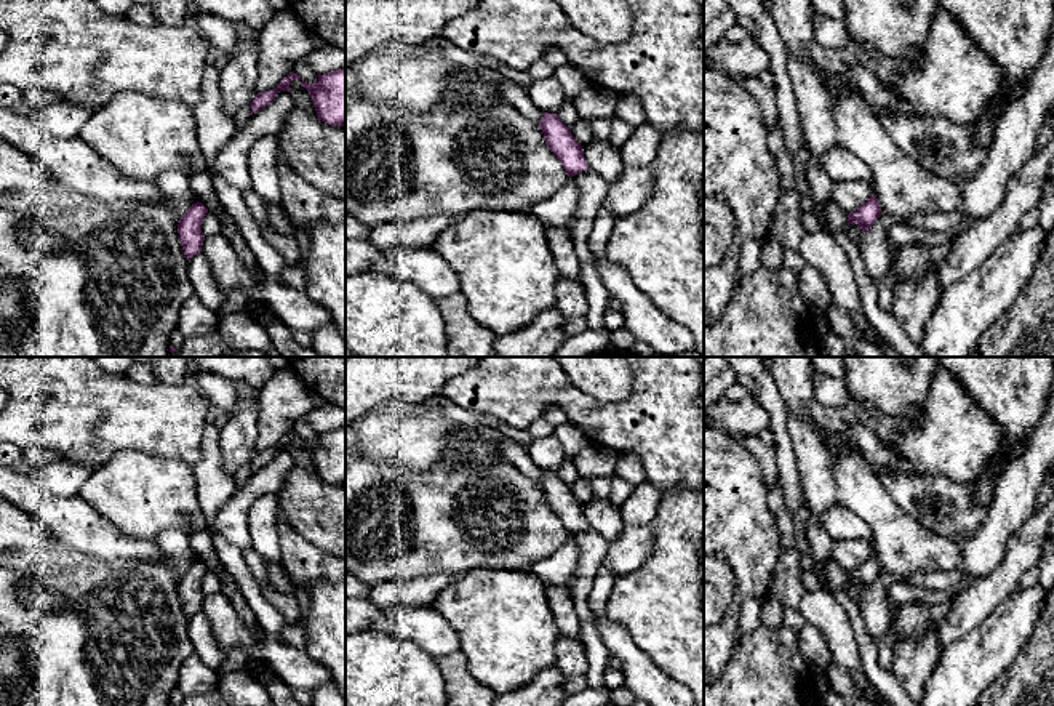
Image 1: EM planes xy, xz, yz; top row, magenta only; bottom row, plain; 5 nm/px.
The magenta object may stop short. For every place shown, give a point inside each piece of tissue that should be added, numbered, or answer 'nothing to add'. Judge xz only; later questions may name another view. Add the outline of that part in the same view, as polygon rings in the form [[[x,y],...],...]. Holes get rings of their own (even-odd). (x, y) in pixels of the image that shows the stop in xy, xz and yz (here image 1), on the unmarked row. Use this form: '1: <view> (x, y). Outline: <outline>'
nothing to add

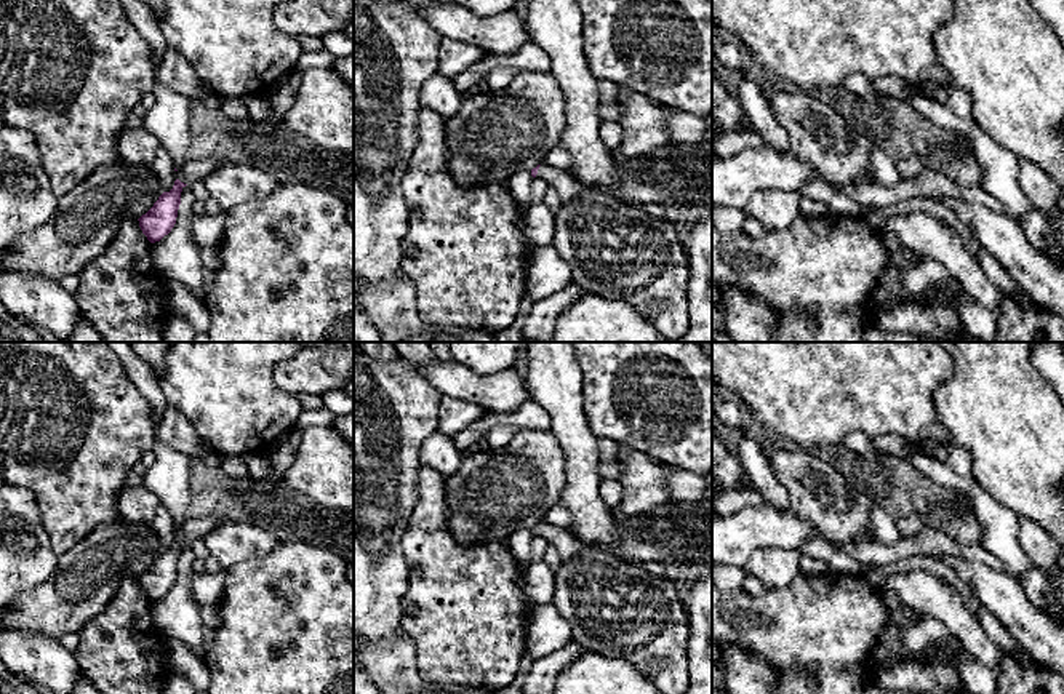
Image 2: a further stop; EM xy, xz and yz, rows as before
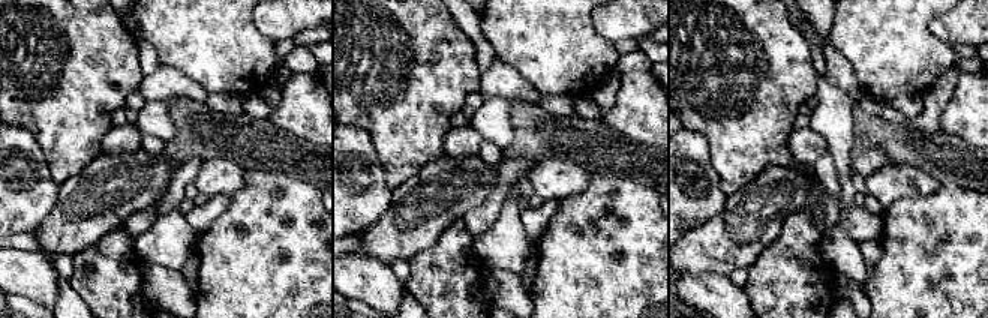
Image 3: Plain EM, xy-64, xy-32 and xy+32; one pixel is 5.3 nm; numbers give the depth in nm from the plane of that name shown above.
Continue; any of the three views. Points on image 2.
1: xy (194, 528). Outline: [[[218,517],[187,518],[179,529],[174,529],[174,539],[179,537],[181,540],[192,544],[195,539],[208,536],[221,521],[222,520]]]

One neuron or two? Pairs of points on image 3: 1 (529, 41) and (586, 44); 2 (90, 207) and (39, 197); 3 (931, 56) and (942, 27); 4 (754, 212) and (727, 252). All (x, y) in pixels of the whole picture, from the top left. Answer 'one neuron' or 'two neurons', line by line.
1: one neuron
2: two neurons
3: two neurons
4: one neuron

